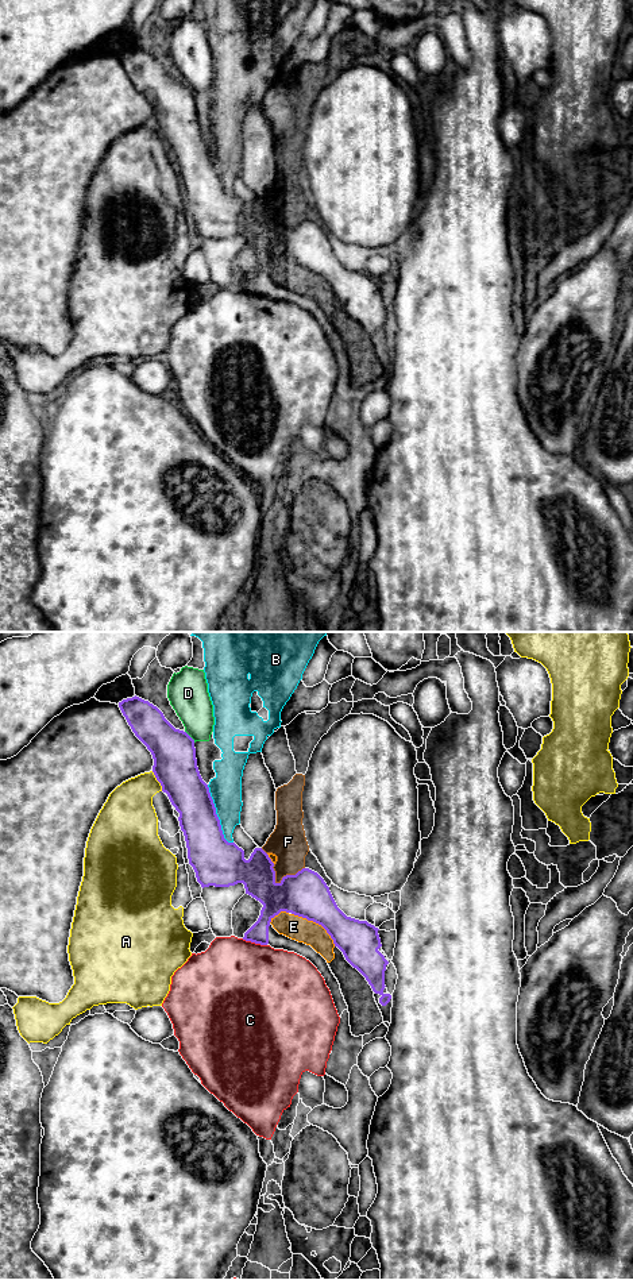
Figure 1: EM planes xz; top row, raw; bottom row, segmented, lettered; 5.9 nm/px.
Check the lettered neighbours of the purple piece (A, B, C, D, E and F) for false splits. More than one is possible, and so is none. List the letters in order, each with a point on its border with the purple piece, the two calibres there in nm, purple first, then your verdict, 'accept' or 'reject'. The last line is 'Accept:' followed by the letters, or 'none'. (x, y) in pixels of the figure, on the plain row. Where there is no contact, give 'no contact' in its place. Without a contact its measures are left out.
A: meets purple in xz at (157, 131); 260 nm thick on the purple side, 300 nm on the other; reject
B: meets purple in xz at (216, 168); 260 nm thick on the purple side, 190 nm on the other; reject
C: meets purple in xz at (254, 293); 120 nm thick on the purple side, 480 nm on the other; reject
D: meets purple in xz at (189, 88); 260 nm thick on the purple side, 240 nm on the other; reject
E: meets purple in xz at (316, 274); 280 nm thick on the purple side, 140 nm on the other; reject
F: meets purple in xz at (289, 227); 280 nm thick on the purple side, 220 nm on the other; reject
Accept: none

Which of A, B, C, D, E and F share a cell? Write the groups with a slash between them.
A / B / C / D / E F

